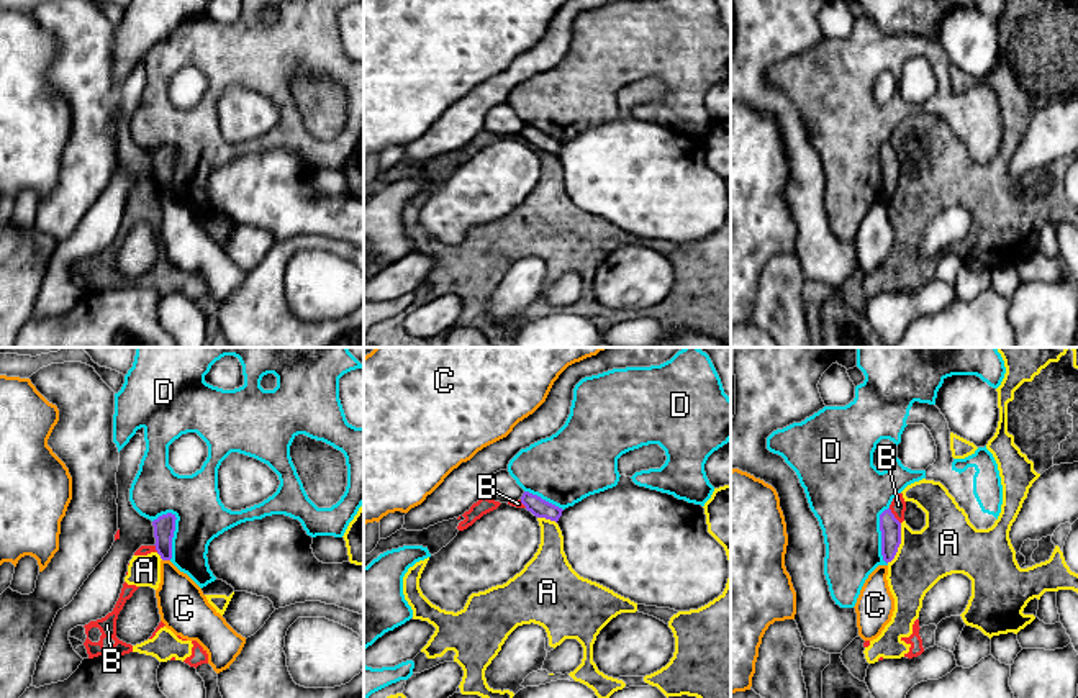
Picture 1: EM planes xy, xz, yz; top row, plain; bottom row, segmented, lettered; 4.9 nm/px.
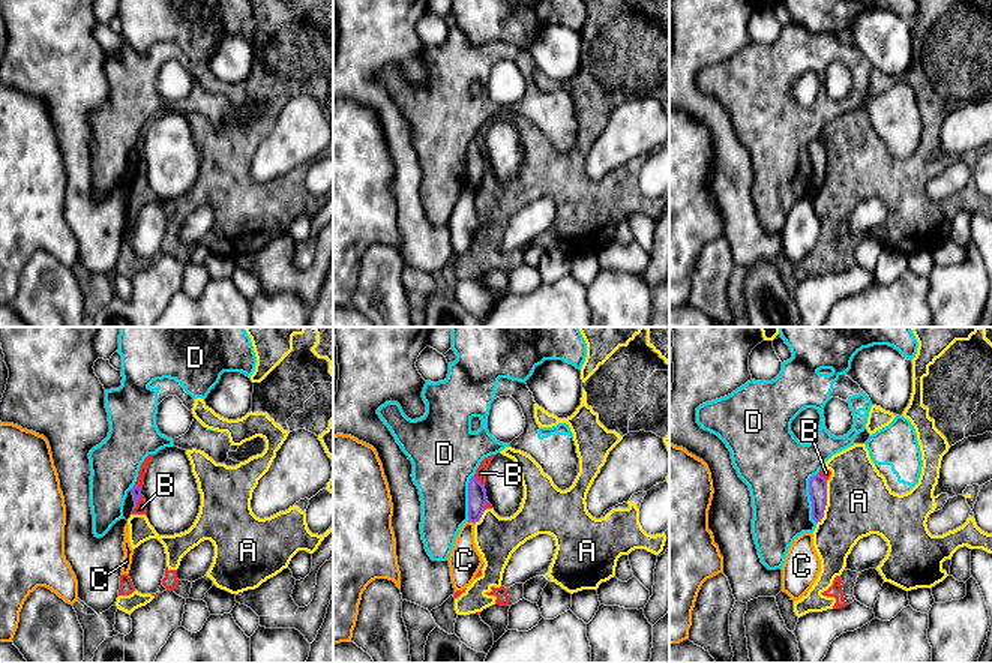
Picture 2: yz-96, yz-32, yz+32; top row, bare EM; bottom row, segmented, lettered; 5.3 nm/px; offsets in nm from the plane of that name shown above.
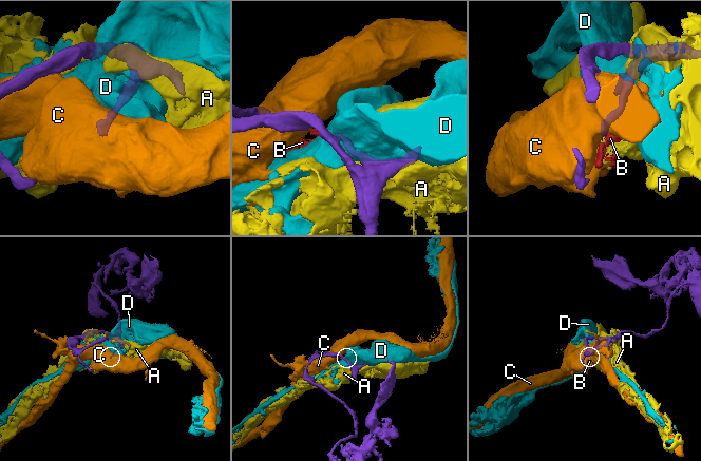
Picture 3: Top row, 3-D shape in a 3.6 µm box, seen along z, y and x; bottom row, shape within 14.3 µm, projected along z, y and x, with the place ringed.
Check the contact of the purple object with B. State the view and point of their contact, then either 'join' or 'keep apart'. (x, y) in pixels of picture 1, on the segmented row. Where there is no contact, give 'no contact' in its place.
yz (893, 516) | keep apart

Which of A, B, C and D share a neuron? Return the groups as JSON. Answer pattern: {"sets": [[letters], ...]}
{"sets": [["A", "B"], ["C"], ["D"]]}

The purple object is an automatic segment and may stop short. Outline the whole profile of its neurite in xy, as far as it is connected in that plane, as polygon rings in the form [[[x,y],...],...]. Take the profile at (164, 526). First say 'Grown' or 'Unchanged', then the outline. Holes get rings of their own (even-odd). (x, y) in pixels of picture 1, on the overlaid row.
Unchanged. [[[167,513],[152,521],[154,537],[156,537],[156,551],[162,560],[172,559],[172,537],[175,531],[175,514]]]

